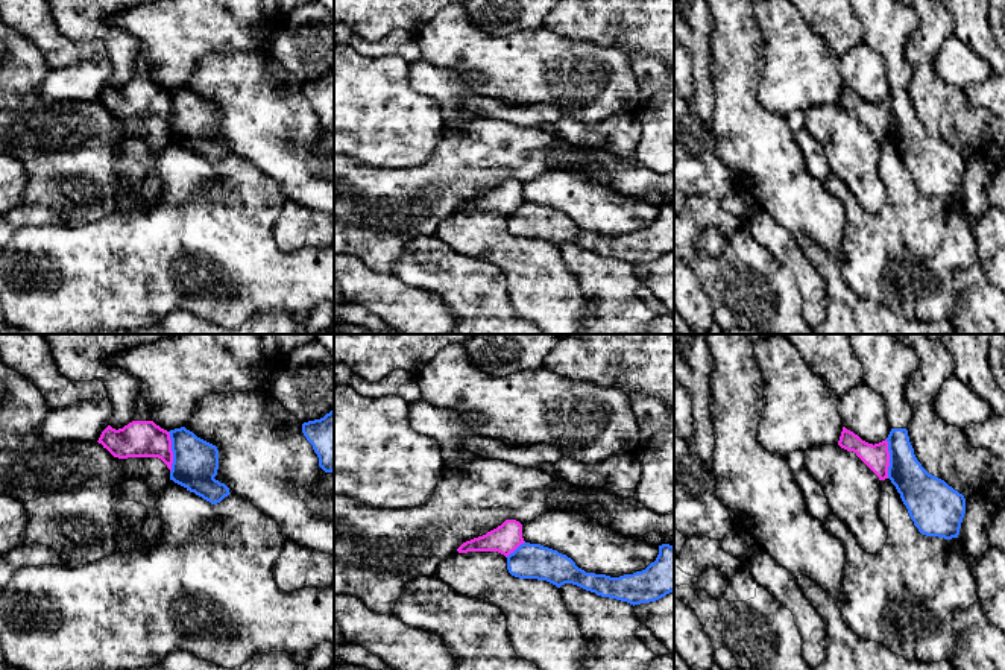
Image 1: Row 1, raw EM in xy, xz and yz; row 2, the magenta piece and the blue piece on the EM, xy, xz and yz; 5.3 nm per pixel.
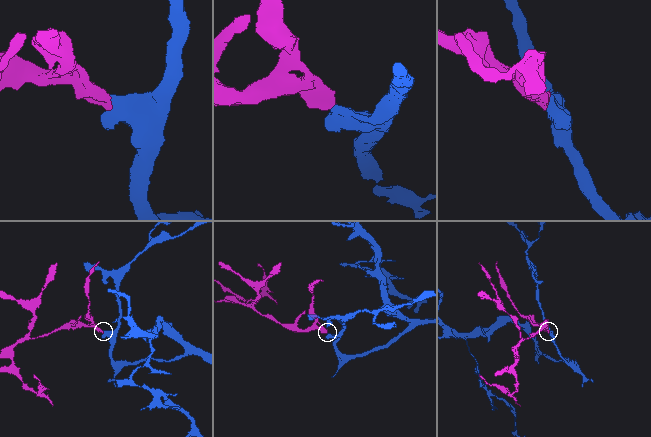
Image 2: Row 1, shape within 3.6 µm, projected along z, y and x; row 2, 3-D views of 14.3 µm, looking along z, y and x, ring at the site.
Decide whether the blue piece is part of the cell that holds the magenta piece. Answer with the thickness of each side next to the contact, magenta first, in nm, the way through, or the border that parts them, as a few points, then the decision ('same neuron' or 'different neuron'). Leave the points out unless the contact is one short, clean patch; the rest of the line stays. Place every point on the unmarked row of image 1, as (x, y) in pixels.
190/240 nm | along xy (167, 91), (172, 101), (170, 131) | different neuron

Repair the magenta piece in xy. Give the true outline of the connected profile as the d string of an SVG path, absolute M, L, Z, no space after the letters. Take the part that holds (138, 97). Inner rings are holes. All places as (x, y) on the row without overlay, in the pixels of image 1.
M132 81L118 90L108 85L97 102L114 117L158 117L172 131L173 111L170 93L153 81Z

